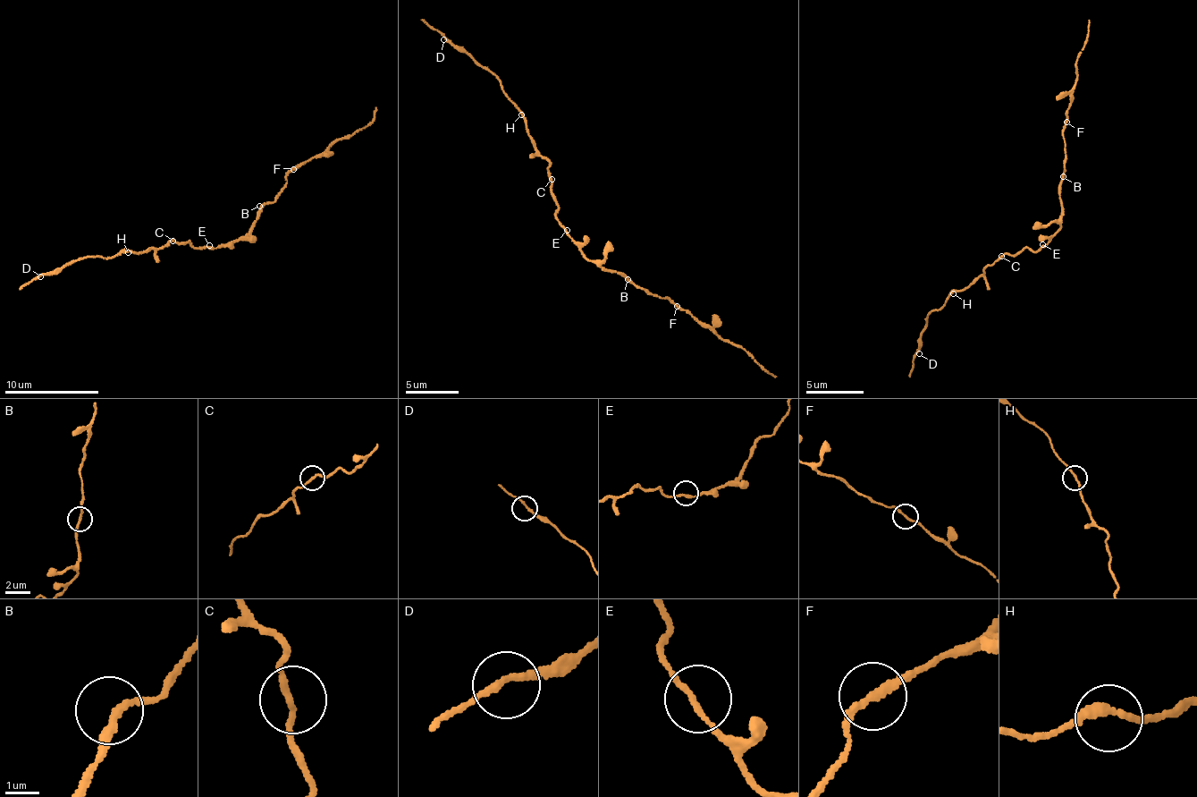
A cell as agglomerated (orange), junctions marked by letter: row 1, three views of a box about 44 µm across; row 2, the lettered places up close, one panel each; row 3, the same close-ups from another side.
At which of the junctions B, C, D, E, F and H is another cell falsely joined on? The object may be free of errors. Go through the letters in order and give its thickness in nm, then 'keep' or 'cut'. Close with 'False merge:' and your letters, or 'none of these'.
B: 200 nm thick; keep
C: 180 nm thick; keep
D: 180 nm thick; keep
E: 160 nm thick; keep
F: 200 nm thick; keep
H: 190 nm thick; keep
False merge: none of these

